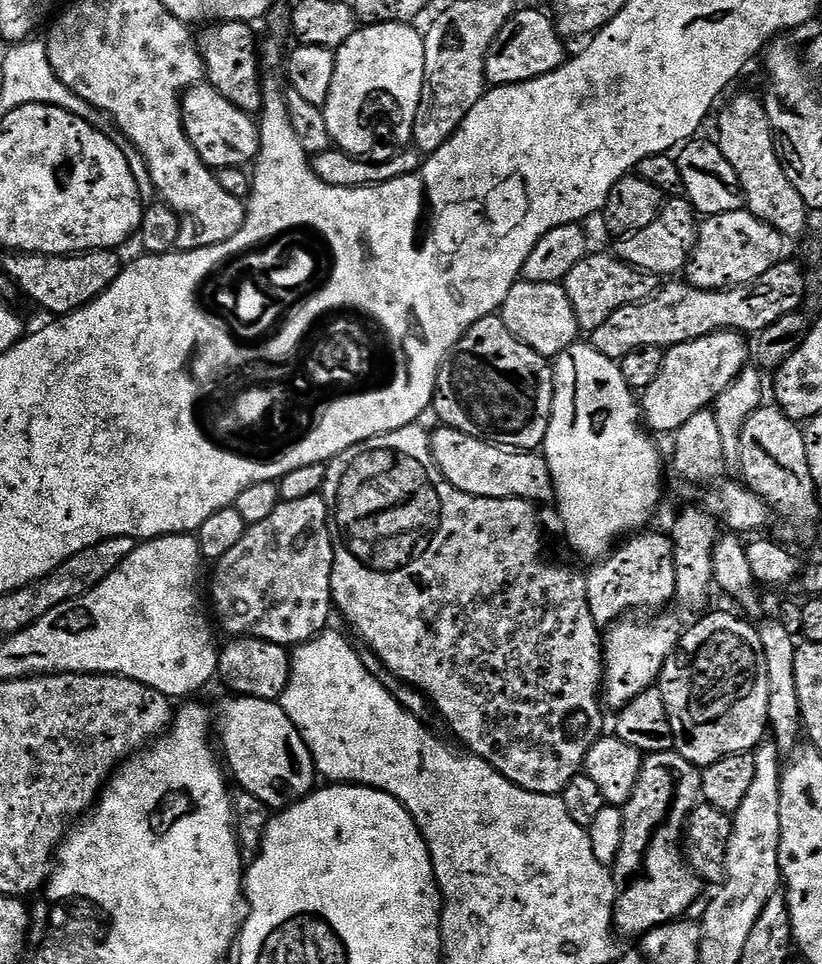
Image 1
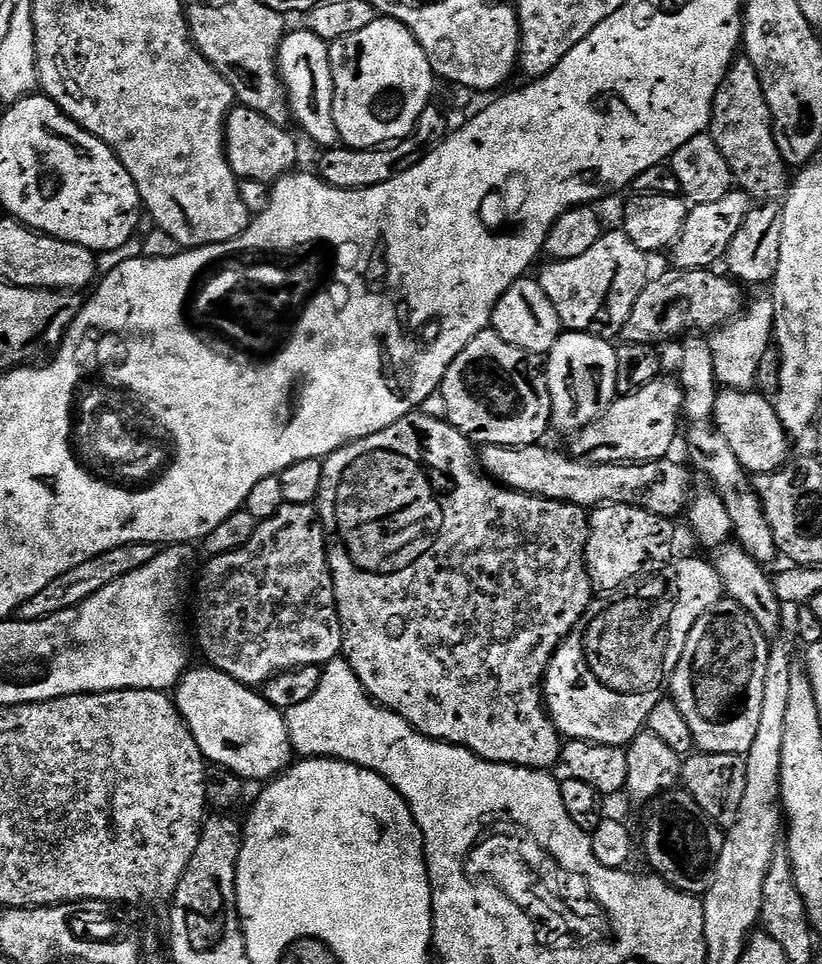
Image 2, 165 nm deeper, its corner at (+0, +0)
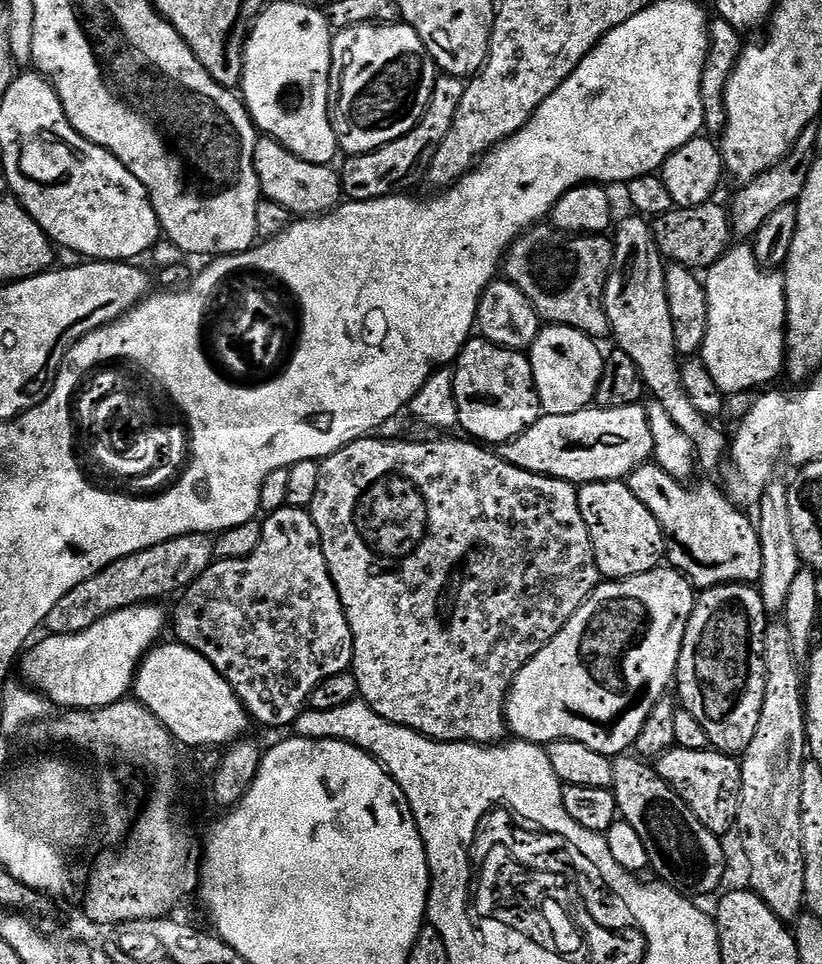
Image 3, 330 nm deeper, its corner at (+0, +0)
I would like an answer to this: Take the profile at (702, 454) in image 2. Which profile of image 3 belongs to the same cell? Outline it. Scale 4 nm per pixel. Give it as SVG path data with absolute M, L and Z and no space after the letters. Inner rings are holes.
M631 214L624 221L617 223L614 228L614 243L612 245L612 271L608 274L608 281L604 287L604 309L608 319L611 339L615 347L621 348L630 358L634 358L634 366L642 374L642 382L646 389L647 395L655 403L662 405L666 414L674 418L674 426L686 434L696 447L696 458L701 469L712 472L720 463L725 463L726 453L730 448L730 440L720 428L715 428L706 417L703 416L701 405L695 404L690 400L690 394L686 394L684 383L680 377L682 367L681 357L674 346L674 322L670 322L670 302L666 298L666 278L664 270L666 261L661 256L656 239L652 233L651 223L645 217L639 214Z

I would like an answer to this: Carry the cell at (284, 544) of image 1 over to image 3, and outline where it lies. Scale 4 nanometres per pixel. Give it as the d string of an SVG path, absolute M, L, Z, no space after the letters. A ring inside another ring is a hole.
M285 506L276 512L267 513L262 520L262 542L258 542L254 554L237 560L216 560L193 584L189 584L184 589L179 600L180 605L176 608L175 639L186 645L187 648L192 648L198 654L202 654L202 658L206 658L206 662L210 662L210 666L214 666L214 670L218 670L218 674L222 674L222 678L230 682L234 694L244 703L244 709L248 711L249 717L255 723L257 720L258 723L265 724L268 728L284 728L287 724L288 727L295 725L296 719L311 701L314 689L322 682L334 678L334 674L342 674L351 669L352 631L348 625L342 602L338 598L338 590L328 573L318 526L314 522L311 511L307 508Z

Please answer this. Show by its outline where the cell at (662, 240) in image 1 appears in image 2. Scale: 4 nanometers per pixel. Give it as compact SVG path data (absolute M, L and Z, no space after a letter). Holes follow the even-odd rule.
M733 190L726 194L726 198L718 198L718 202L702 202L692 204L688 209L686 226L682 226L682 234L672 243L673 269L681 272L702 272L715 269L725 254L730 250L730 242L734 242L734 234L742 230L742 222L752 213L753 201L745 192Z

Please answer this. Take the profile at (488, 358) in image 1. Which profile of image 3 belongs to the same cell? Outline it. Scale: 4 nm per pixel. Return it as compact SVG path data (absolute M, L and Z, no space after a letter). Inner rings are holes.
M483 338L469 339L460 355L454 361L453 394L456 396L459 427L464 427L473 441L488 446L499 446L522 434L540 419L542 409L536 393L536 383L532 373L532 361L523 351L491 344Z

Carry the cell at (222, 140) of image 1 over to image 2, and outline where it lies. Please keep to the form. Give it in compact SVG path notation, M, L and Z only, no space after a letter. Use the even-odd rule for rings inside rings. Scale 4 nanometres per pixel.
M243 106L233 107L224 126L224 150L232 173L240 180L257 180L266 185L282 179L297 167L296 140L288 128L274 126L262 114Z

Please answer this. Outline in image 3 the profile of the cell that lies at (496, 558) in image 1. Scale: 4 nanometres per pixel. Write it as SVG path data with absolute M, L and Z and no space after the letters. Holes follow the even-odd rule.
M365 438L362 440L356 440L352 444L345 444L343 448L339 448L332 456L327 456L324 461L322 461L320 466L320 473L318 474L318 490L314 494L314 502L311 506L311 514L314 518L314 522L318 526L318 534L320 535L320 541L322 542L322 550L324 551L324 557L326 558L326 566L328 567L328 573L330 578L334 582L334 586L338 590L338 598L342 602L344 607L344 613L348 619L348 625L352 631L352 666L351 672L356 676L356 681L358 682L358 696L359 699L363 700L365 704L368 704L374 709L374 711L379 714L382 718L386 718L391 724L397 724L398 726L406 726L410 730L415 732L420 732L424 736L428 736L432 740L442 740L445 742L467 742L470 744L483 744L485 746L495 746L505 739L509 735L508 730L508 717L504 715L504 705L508 703L508 690L512 687L512 679L522 670L522 666L526 666L526 662L530 662L534 658L534 654L538 654L538 650L545 648L548 643L553 640L553 638L560 633L562 626L566 626L566 622L569 618L576 613L579 608L584 605L584 599L588 597L590 593L593 592L595 588L601 583L602 577L598 566L594 562L594 550L592 549L592 543L590 542L590 534L588 533L588 527L586 522L582 518L582 510L580 509L580 493L578 491L577 485L566 482L565 480L559 480L553 476L539 476L533 472L527 472L522 470L518 466L510 466L510 462L506 462L498 455L495 451L489 450L487 447L481 446L479 443L471 442L469 439L463 438L464 440L408 440L409 438ZM446 494L446 500L448 500L448 512L450 512L450 518L446 518L446 524L442 526L436 526L436 522L432 522L432 540L434 540L434 534L436 534L436 540L430 542L430 564L432 560L438 562L438 568L432 572L432 568L428 566L430 574L426 576L432 576L432 578L424 578L420 584L418 580L420 578L404 578L402 580L392 580L390 574L394 574L398 568L386 568L382 570L382 566L388 562L386 560L386 554L392 554L392 552L400 552L402 546L408 544L410 538L418 538L420 532L422 532L422 526L424 526L424 516L426 516L426 510L424 510L424 504L420 498L428 498L430 504L432 504L432 512L440 512L436 500L442 500L442 496ZM468 556L468 584L464 584L460 588L460 593L456 596L456 613L452 616L452 621L448 625L444 625L440 621L440 616L436 611L440 608L440 595L444 592L444 587L448 584L448 575L455 570L456 564L460 564Z

